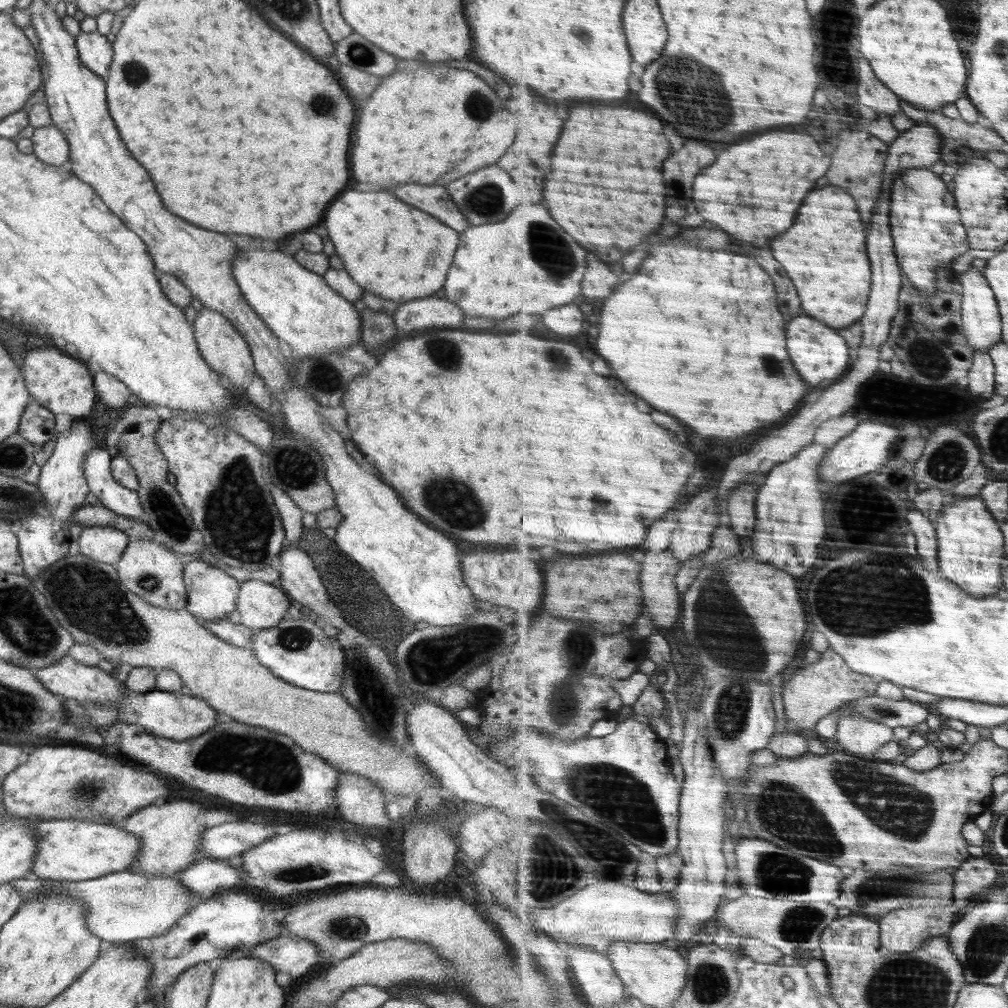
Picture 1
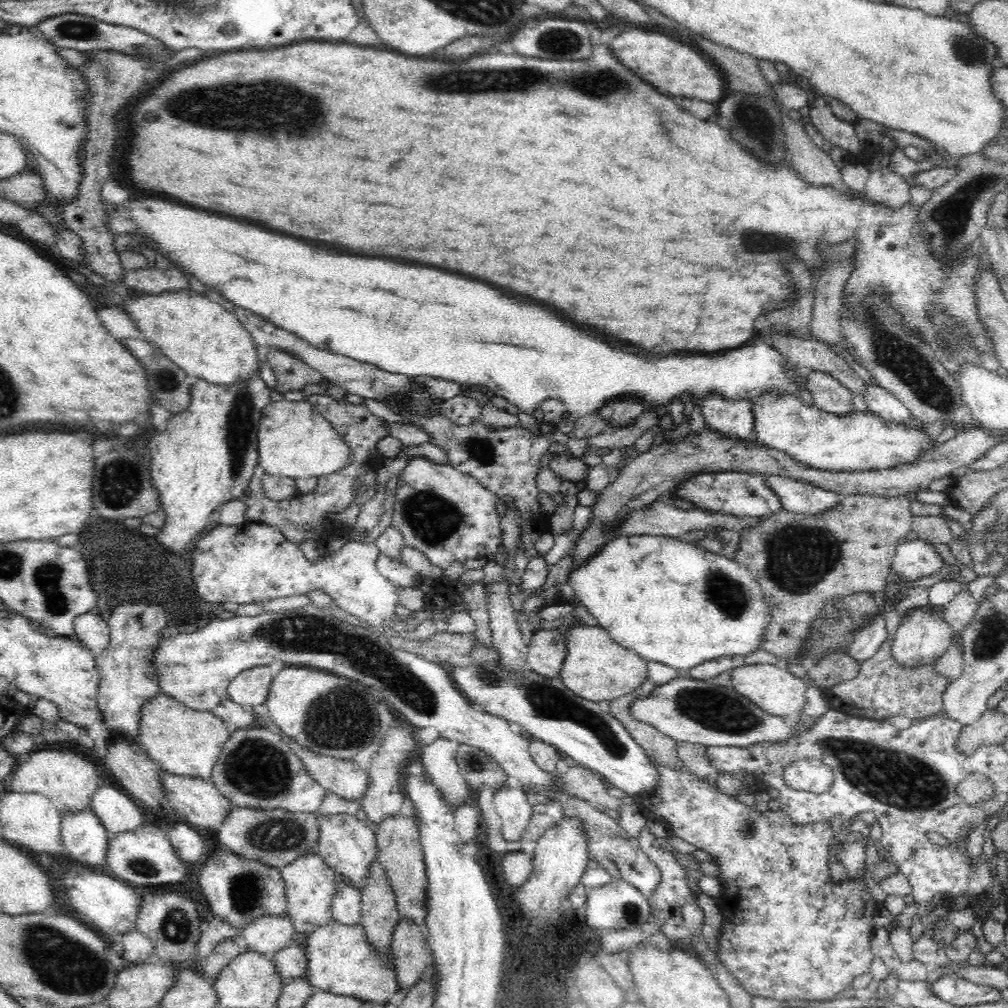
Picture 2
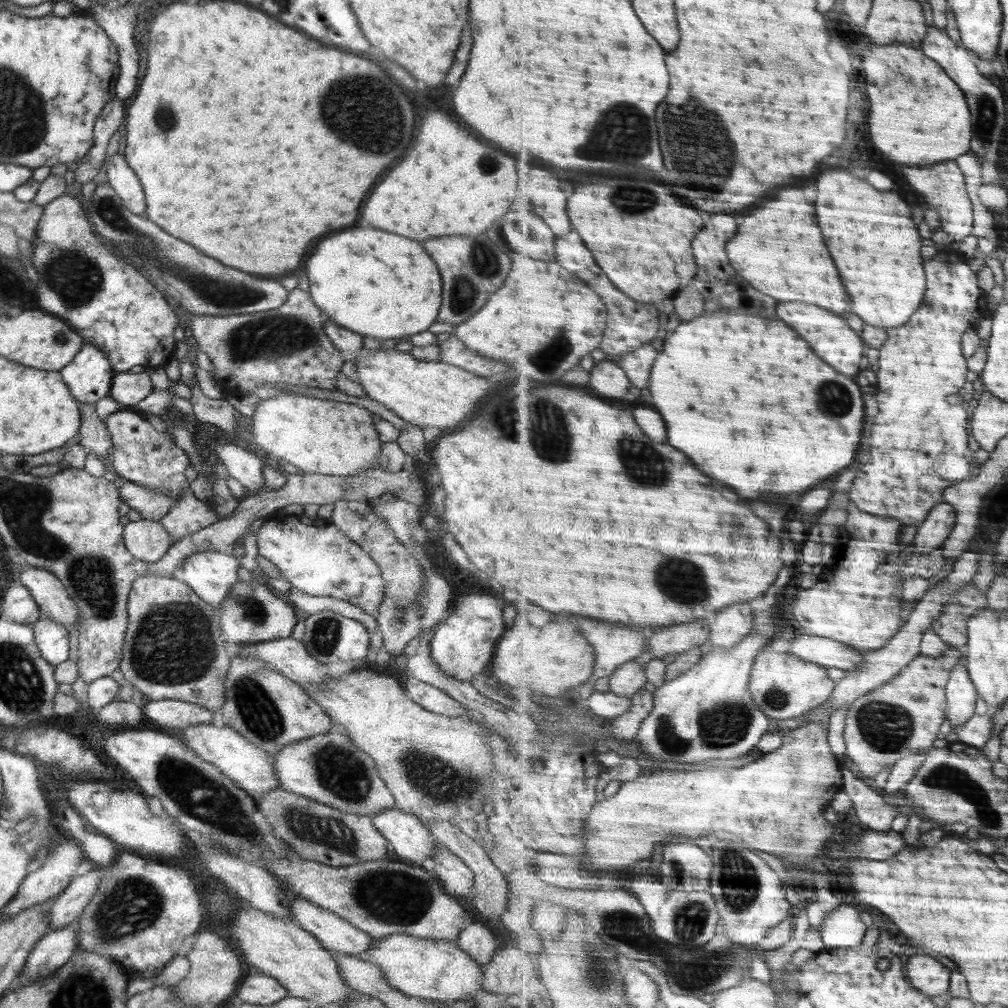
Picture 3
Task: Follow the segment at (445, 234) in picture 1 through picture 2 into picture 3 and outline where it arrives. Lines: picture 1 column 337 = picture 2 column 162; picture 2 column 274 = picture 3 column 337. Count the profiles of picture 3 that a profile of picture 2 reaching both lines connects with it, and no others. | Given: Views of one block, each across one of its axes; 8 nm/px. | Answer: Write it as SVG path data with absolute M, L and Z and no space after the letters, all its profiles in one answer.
M350 228L346 232L324 238L314 254L306 260L306 276L310 280L310 296L314 304L326 312L327 320L346 328L362 337L372 337L378 341L402 339L428 331L438 318L442 282L440 272L432 258L424 252L422 244L380 230Z

